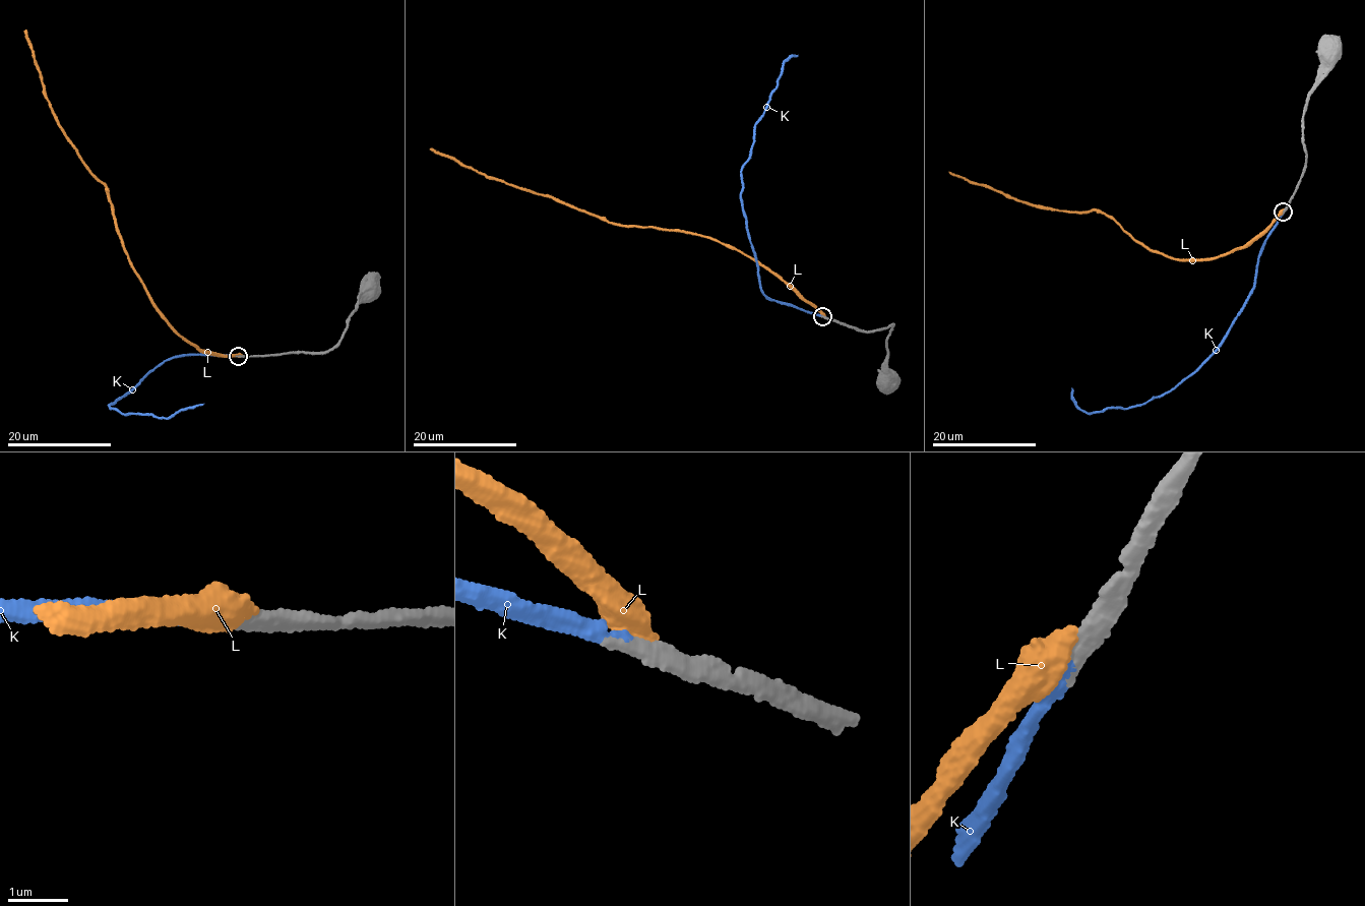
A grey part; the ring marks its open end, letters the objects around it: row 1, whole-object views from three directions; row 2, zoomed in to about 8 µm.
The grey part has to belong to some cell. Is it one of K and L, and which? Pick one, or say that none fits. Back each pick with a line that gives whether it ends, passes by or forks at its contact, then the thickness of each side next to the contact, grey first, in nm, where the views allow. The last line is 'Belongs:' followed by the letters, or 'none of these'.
K: It ends there. Thickness 260 nm (grey) against 220 nm
Belongs: K

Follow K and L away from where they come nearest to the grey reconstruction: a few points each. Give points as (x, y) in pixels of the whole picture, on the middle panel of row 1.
K: (822, 316), (763, 293), (741, 196), (740, 174), (754, 128), (783, 62), (797, 55)
L: (824, 316), (747, 255), (703, 235), (652, 226), (621, 226), (495, 179), (429, 149)

